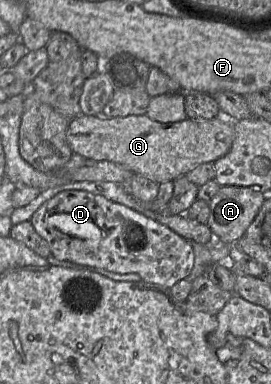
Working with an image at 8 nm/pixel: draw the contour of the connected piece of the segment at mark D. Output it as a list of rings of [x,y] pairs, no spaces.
[[[62,191],[43,203],[29,221],[47,241],[51,256],[59,261],[92,265],[119,274],[136,273],[144,282],[168,288],[188,278],[194,266],[190,241],[153,218],[102,195]]]

